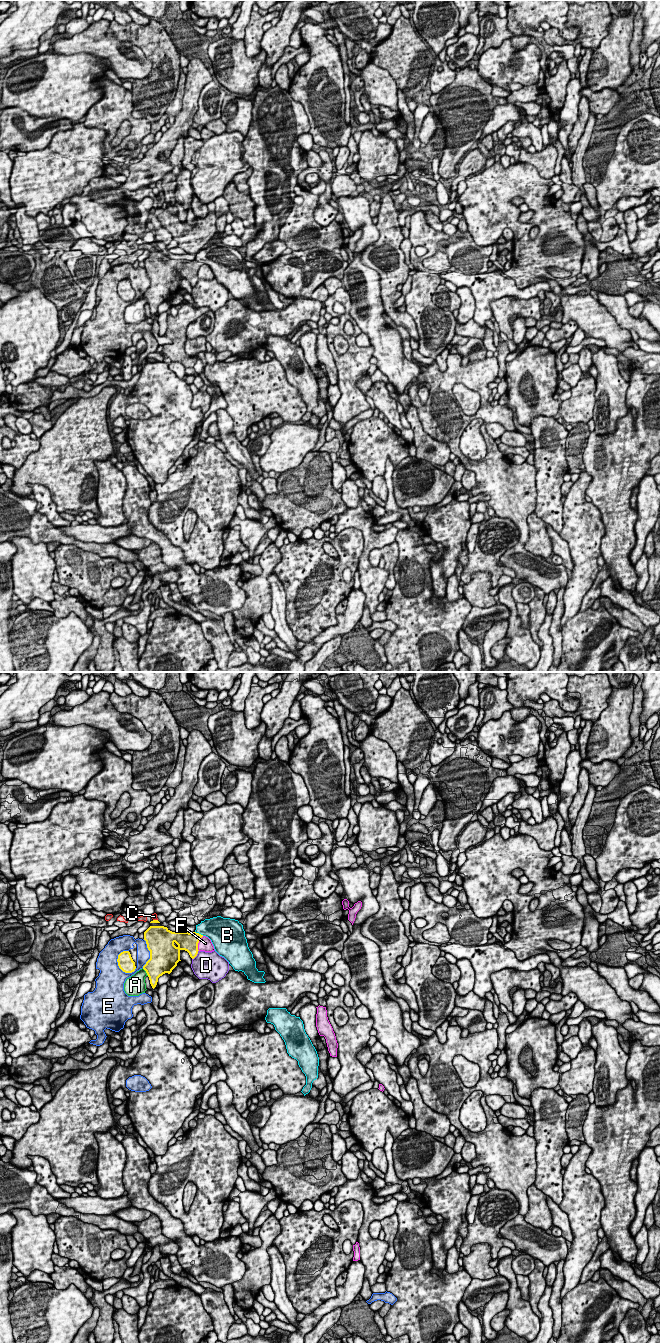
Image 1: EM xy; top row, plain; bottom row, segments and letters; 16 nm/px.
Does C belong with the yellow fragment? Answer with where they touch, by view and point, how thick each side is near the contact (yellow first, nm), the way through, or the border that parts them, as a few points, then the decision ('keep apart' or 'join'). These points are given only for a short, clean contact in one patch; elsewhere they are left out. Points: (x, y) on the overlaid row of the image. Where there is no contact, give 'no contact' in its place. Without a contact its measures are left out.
meets yellow in xy at (155, 920); 60 nm thick on the yellow side, 100 nm on the other; runs through xy (154, 921), (155, 920), (154, 916); join

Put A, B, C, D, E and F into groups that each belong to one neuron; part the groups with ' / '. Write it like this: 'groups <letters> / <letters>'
groups A / B / C / D / E / F

